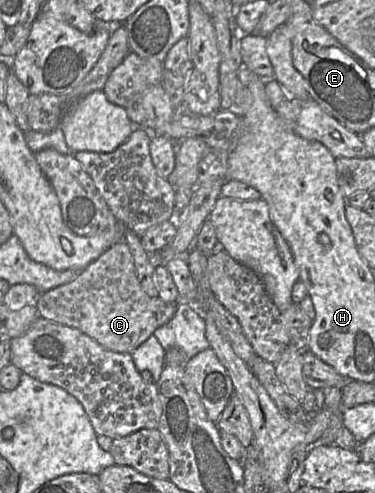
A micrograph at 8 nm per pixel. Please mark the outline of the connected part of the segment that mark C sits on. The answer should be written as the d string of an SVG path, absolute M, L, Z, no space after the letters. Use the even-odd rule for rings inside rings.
M121 240L72 281L41 293L36 307L41 317L77 328L108 350L132 354L157 328L173 318L177 303L150 297L142 290L129 246Z

